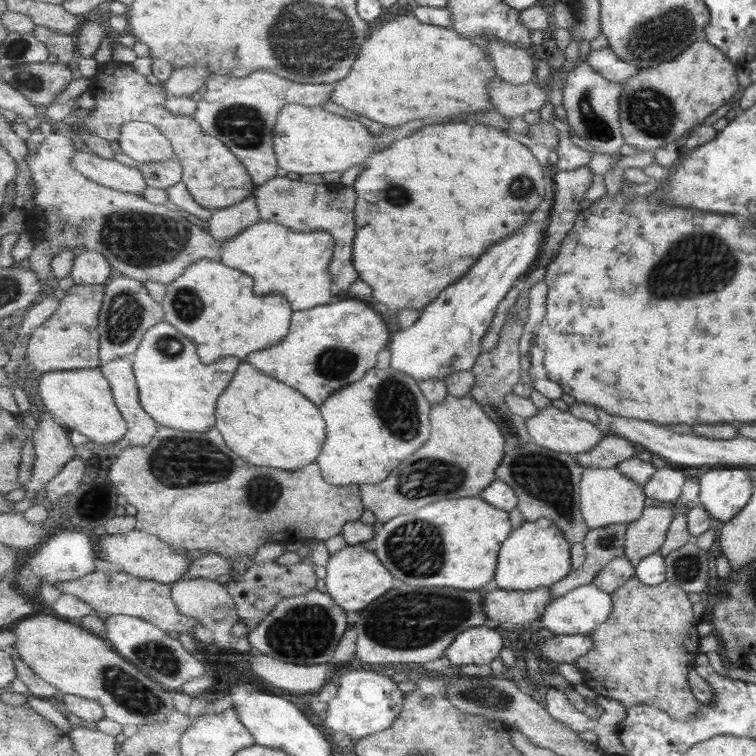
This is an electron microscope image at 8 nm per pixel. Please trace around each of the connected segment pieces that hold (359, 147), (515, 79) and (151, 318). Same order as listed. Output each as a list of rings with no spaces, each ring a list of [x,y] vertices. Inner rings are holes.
[[[287,104],[281,109],[278,120],[273,129],[273,140],[283,172],[318,176],[327,172],[344,173],[357,164],[367,162],[367,158],[375,152],[375,138],[365,124],[337,116],[319,106]]]
[[[490,39],[489,49],[498,76],[503,80],[511,84],[527,84],[535,80],[536,61],[525,47]]]
[[[120,274],[105,287],[105,298],[100,312],[100,357],[101,366],[113,359],[131,358],[144,339],[145,333],[161,321],[165,321],[164,305],[155,300],[148,288],[133,277]]]

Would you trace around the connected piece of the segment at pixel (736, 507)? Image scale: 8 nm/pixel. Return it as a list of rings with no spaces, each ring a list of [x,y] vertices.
[[[723,467],[705,471],[698,478],[700,506],[711,519],[730,520],[745,506],[752,493],[746,468]]]

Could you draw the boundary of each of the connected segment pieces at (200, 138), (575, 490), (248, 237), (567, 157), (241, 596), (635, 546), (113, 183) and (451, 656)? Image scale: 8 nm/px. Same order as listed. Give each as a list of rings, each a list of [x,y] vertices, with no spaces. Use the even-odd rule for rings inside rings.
[[[114,60],[99,66],[98,71],[108,74],[109,84],[97,90],[98,98],[93,115],[81,120],[84,126],[109,141],[119,142],[121,127],[131,121],[154,124],[172,142],[176,157],[184,168],[185,185],[193,198],[209,210],[219,210],[247,200],[257,186],[245,163],[217,137],[209,136],[194,117],[173,114],[166,107],[166,89],[147,82],[144,74],[137,72],[129,63]],[[115,96],[115,102],[111,100]]]
[[[532,441],[531,444],[513,448],[505,456],[497,474],[499,474],[499,480],[505,480],[515,490],[525,490],[525,492],[517,492],[521,498],[517,509],[522,513],[525,522],[537,522],[541,518],[553,520],[571,544],[582,542],[588,529],[581,518],[583,468],[575,456],[551,451]]]
[[[259,221],[246,228],[241,234],[222,243],[222,263],[239,268],[241,272],[248,273],[254,278],[255,292],[257,294],[282,294],[289,299],[294,311],[312,309],[331,302],[331,288],[335,286],[332,281],[330,264],[336,251],[336,240],[330,232],[295,232],[283,224],[269,221]]]
[[[554,113],[552,114],[550,123],[553,124],[557,130],[557,141],[559,142],[559,144],[557,144],[557,150],[555,150],[558,161],[553,170],[577,170],[586,165],[592,153],[579,148],[579,146],[571,140],[567,124],[560,122]]]
[[[306,560],[289,566],[278,565],[275,561],[271,561],[265,564],[251,565],[246,573],[231,575],[225,585],[236,600],[240,615],[239,621],[247,626],[247,632],[255,630],[266,619],[266,616],[271,615],[281,600],[290,596],[307,594],[317,586],[317,576],[313,565]]]
[[[665,504],[645,507],[640,519],[627,526],[624,557],[635,566],[644,556],[657,552],[672,518],[672,510]]]
[[[78,150],[72,158],[72,165],[83,172],[89,180],[120,192],[143,194],[148,186],[144,173],[139,168],[131,168],[117,159],[109,160],[98,154]]]
[[[473,627],[460,635],[445,651],[446,658],[456,667],[461,664],[491,664],[503,650],[503,636],[493,628]]]

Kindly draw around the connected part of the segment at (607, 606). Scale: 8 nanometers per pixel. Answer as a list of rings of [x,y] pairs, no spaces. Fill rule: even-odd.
[[[591,582],[549,603],[540,622],[555,634],[588,634],[604,623],[611,612],[610,593]]]

